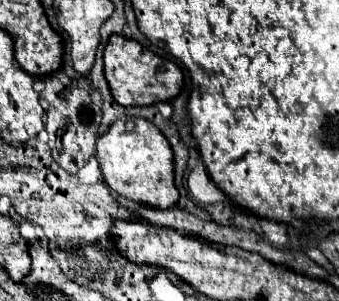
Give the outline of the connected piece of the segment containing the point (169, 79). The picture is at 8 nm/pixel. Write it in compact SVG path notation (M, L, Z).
M113 34L105 46L105 78L111 94L121 106L151 106L157 102L169 102L183 88L181 68L165 58L159 58L151 50L143 48L137 40Z

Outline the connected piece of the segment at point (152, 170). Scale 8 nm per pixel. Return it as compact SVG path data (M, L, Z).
M117 118L111 128L97 140L97 160L111 190L129 200L161 210L173 206L179 200L179 192L175 186L173 148L169 140L161 134L161 130L151 126L151 122L143 118Z

